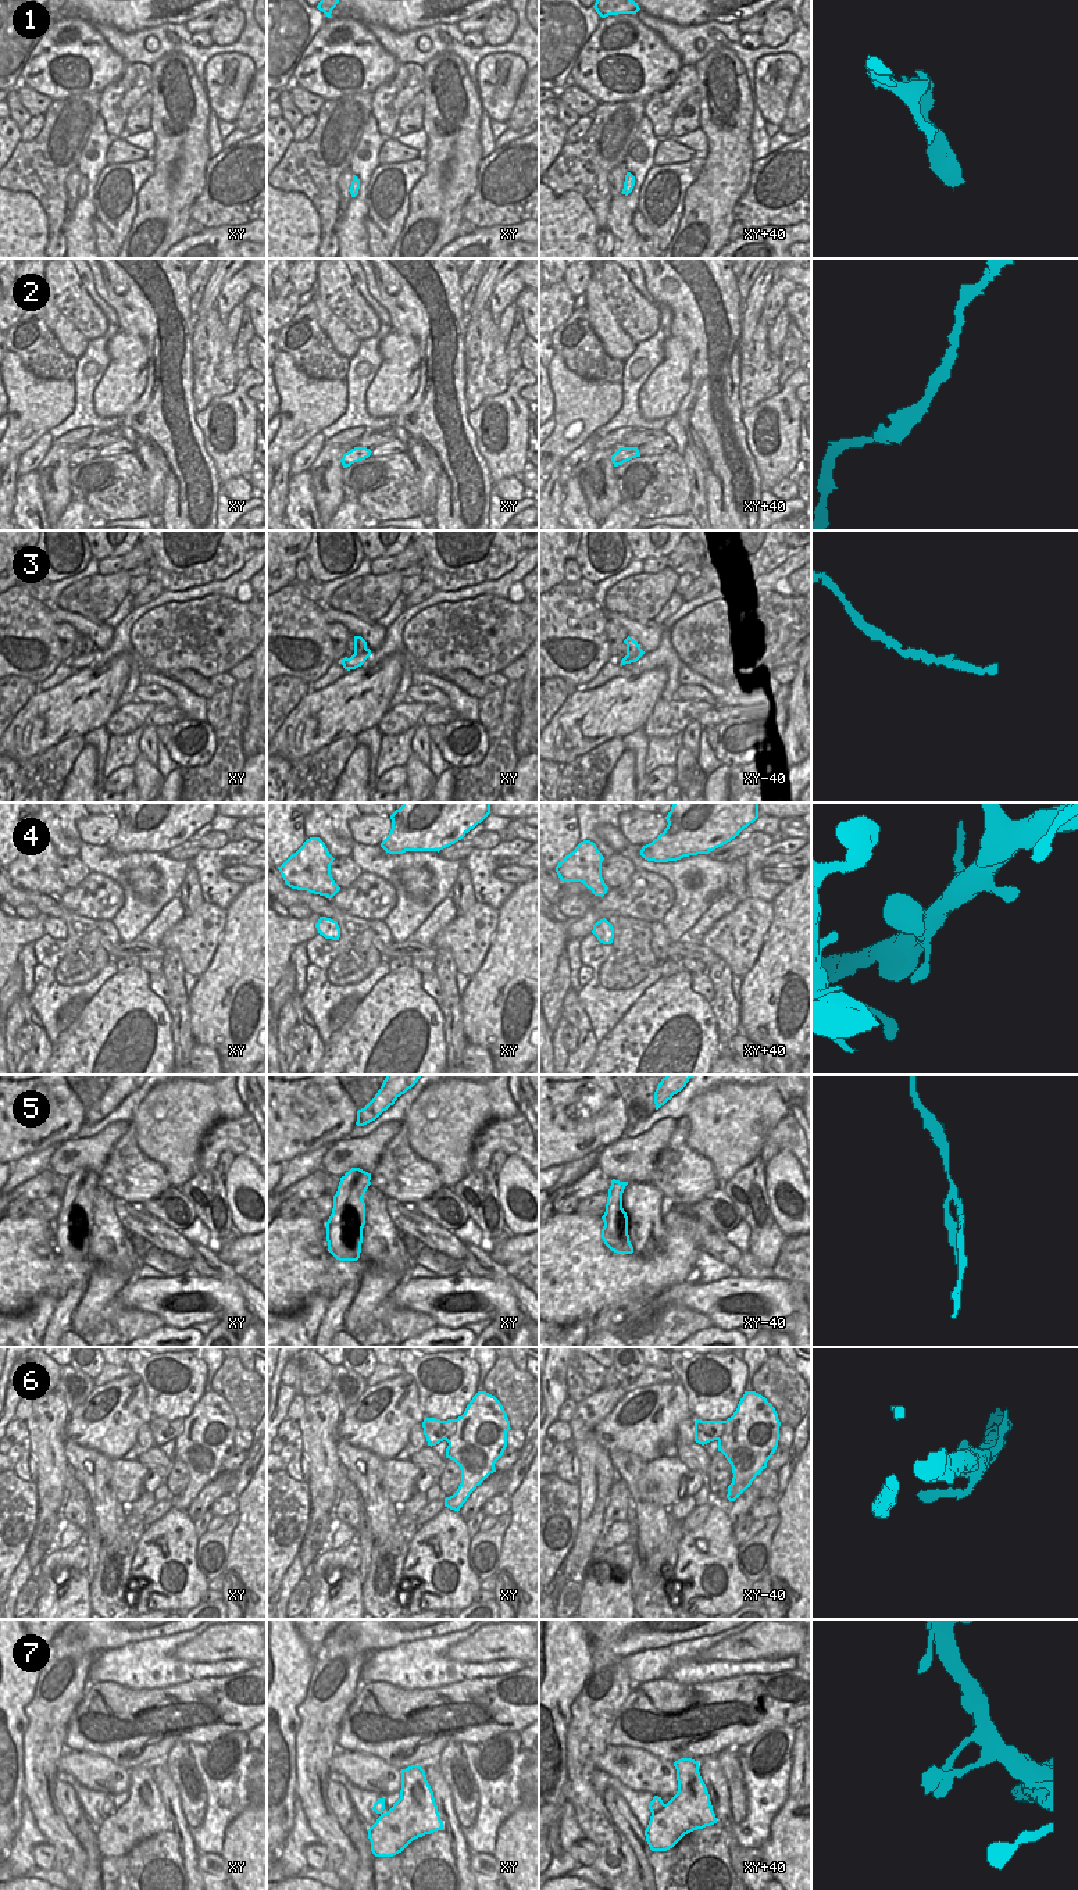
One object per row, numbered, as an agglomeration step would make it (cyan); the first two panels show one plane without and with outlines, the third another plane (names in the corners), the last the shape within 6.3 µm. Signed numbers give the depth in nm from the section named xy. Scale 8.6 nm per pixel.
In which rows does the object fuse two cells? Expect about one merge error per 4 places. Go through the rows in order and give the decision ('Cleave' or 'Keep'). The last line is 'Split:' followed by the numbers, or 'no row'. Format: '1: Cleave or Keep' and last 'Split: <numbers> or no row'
1: Keep
2: Keep
3: Keep
4: Keep
5: Cleave
6: Keep
7: Keep
Split: 5.

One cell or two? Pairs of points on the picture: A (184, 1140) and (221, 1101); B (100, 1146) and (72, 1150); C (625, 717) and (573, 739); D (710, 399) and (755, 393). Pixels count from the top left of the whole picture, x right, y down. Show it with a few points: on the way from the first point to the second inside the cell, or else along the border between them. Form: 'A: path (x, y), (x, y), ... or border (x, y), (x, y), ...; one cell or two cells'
A: path (192, 1131), (211, 1111); one cell
B: path (93, 1150), (79, 1150); one cell
C: path (613, 717), (595, 717), (585, 726); one cell
D: border (739, 364), (739, 407), (743, 411); two cells

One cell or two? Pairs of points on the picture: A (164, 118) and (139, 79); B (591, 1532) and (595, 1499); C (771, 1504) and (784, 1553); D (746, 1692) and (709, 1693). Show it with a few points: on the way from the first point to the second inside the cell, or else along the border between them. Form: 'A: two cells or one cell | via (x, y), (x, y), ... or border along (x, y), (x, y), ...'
A: two cells | border along (149, 67), (150, 90)
B: one cell | via (592, 1524), (595, 1507)
C: two cells | border along (775, 1500), (778, 1514)
D: one cell | via (736, 1693), (718, 1693)

